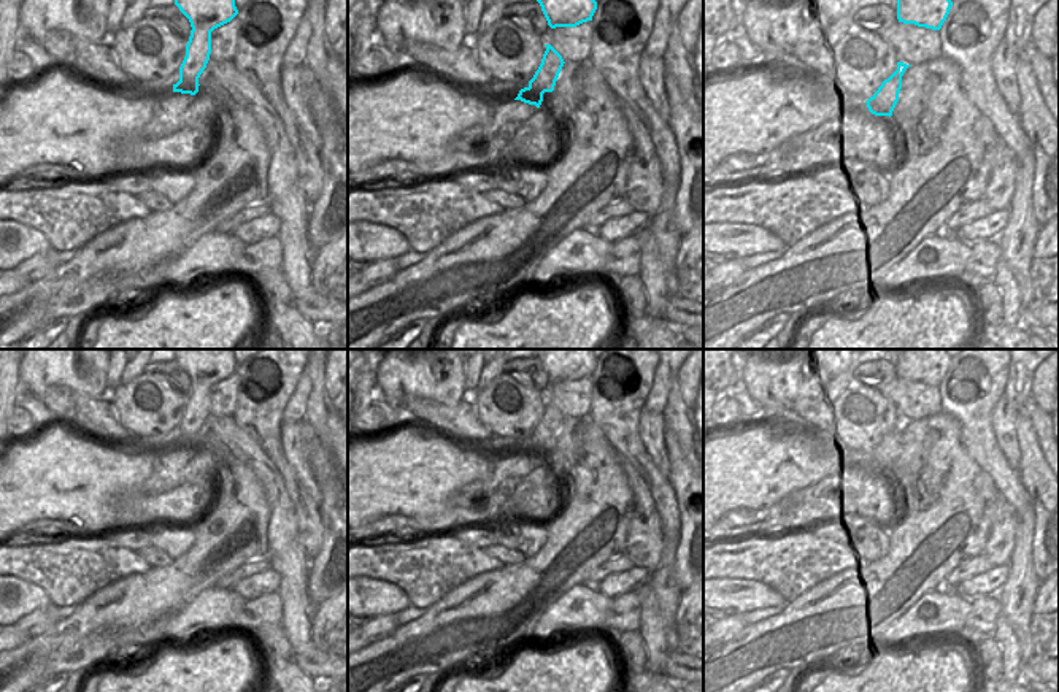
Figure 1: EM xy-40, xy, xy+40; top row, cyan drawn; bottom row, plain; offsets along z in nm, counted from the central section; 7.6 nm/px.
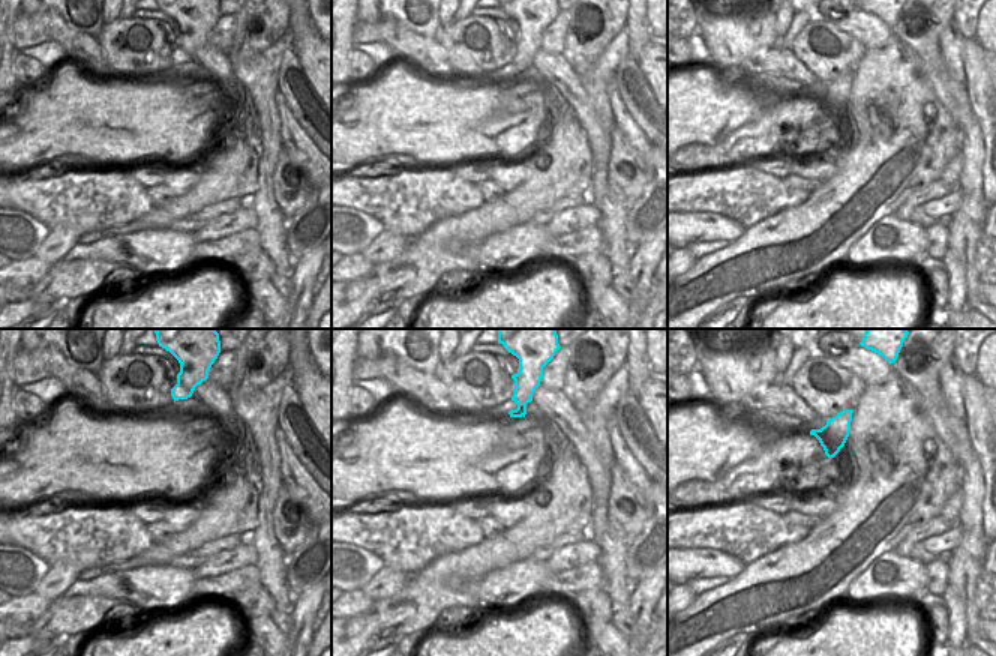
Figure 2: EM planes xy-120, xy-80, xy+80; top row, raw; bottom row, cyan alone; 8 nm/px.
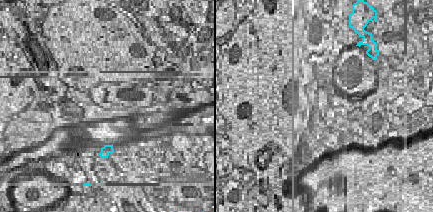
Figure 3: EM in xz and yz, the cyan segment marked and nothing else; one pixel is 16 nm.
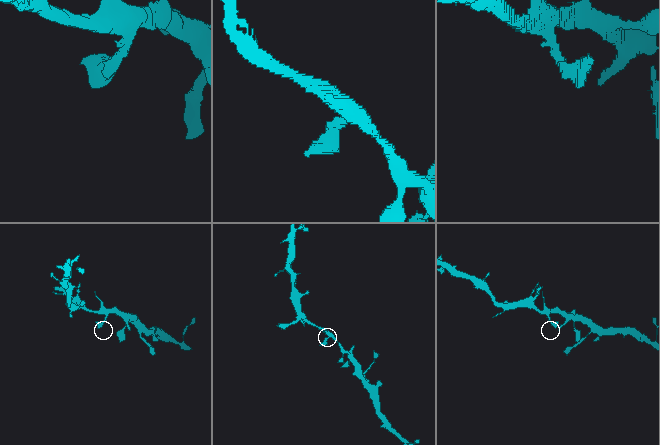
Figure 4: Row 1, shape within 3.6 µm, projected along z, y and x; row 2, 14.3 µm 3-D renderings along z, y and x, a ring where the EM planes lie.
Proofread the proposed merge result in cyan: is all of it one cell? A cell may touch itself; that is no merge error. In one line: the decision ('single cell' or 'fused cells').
single cell

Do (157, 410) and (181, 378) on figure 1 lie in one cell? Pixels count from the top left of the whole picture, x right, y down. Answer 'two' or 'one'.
two

